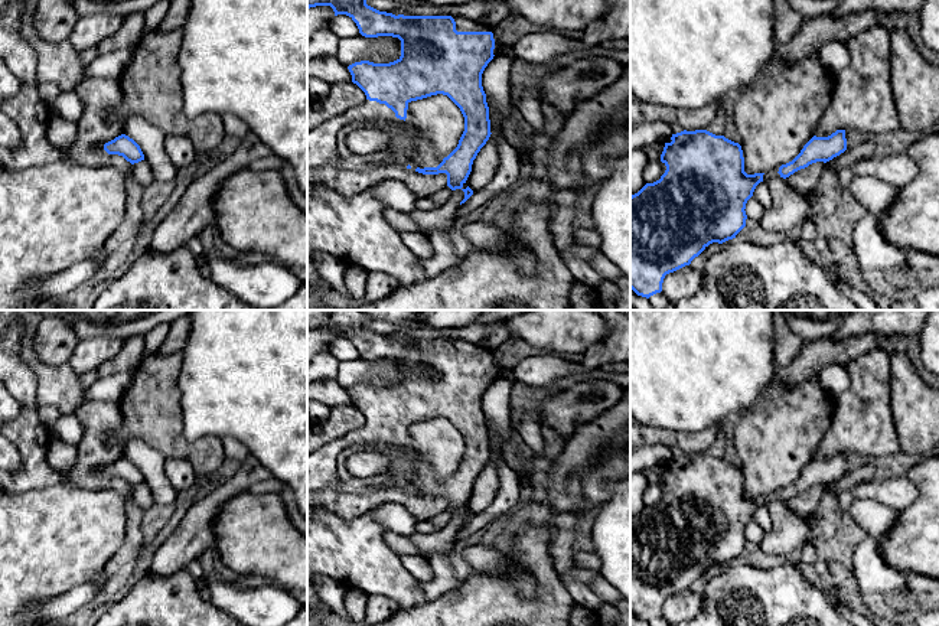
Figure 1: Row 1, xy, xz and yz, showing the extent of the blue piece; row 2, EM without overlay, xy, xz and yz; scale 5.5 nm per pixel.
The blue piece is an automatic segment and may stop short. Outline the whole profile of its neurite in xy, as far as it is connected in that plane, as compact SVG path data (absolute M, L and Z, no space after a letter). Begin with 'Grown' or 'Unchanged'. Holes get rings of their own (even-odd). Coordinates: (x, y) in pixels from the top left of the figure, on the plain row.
Unchanged. M125 457L115 460L114 463L104 467L104 473L108 477L123 479L131 488L144 483L144 477L140 469Z

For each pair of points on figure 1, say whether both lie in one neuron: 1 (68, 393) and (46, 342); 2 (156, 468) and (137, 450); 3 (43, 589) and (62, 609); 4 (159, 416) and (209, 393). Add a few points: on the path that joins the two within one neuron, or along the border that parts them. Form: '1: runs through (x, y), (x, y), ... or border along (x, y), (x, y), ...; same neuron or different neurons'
1: border along (32, 344), (33, 351), (45, 362), (67, 365); different neurons
2: runs through (152, 463), (142, 455); same neuron
3: border along (84, 584), (46, 600), (33, 600), (22, 610); different neurons
4: border along (181, 371), (179, 408), (182, 434), (188, 439); different neurons

